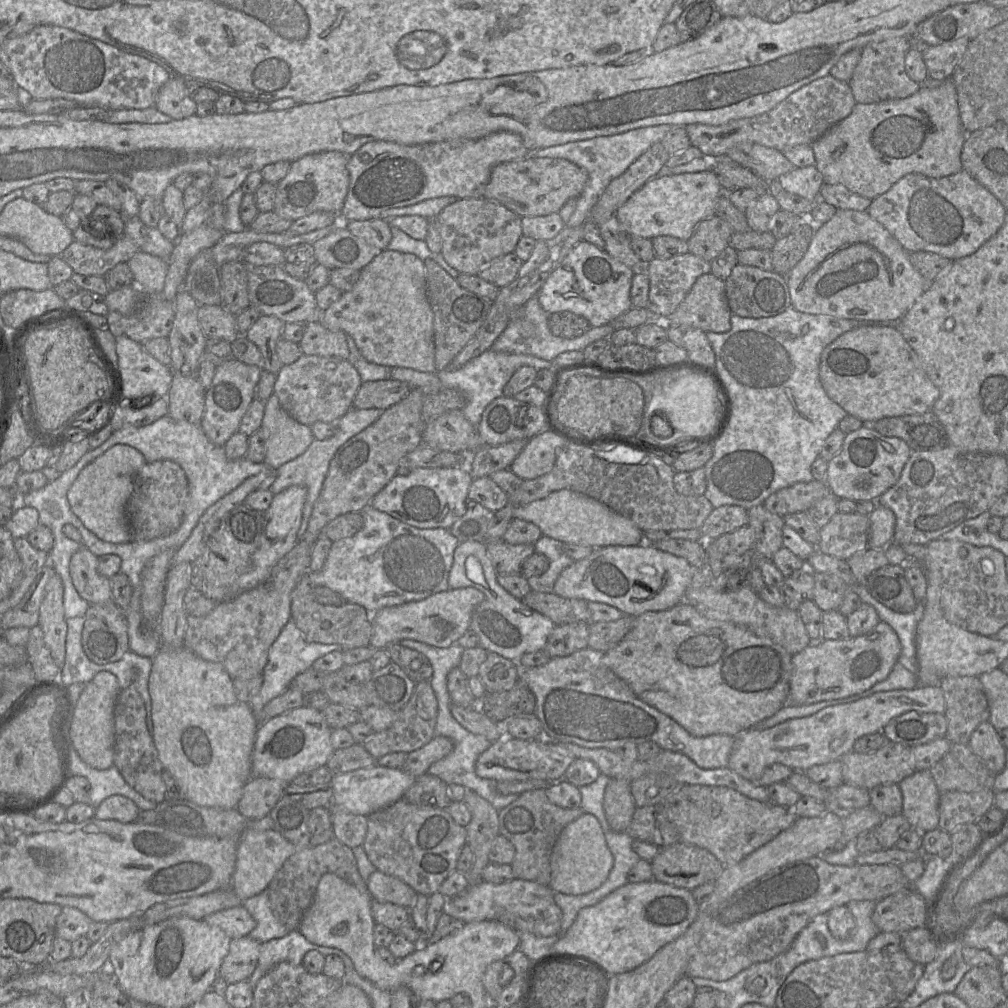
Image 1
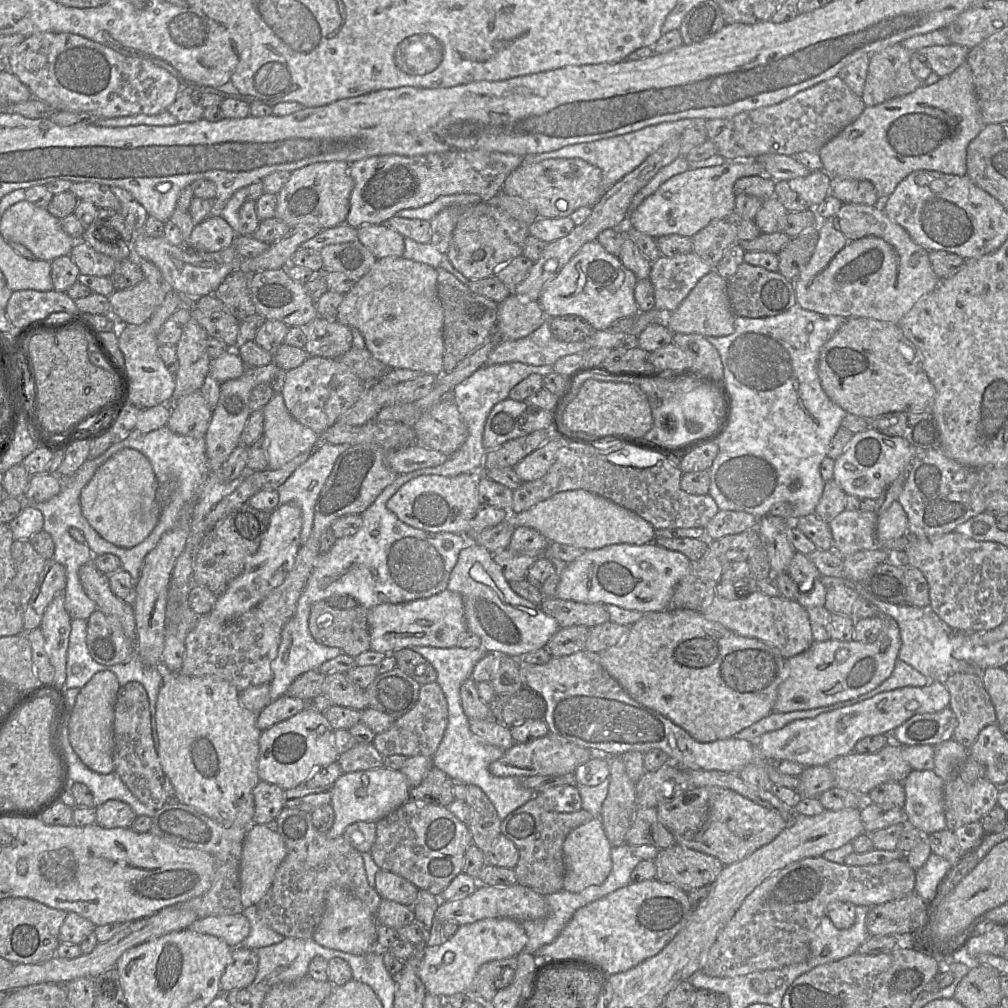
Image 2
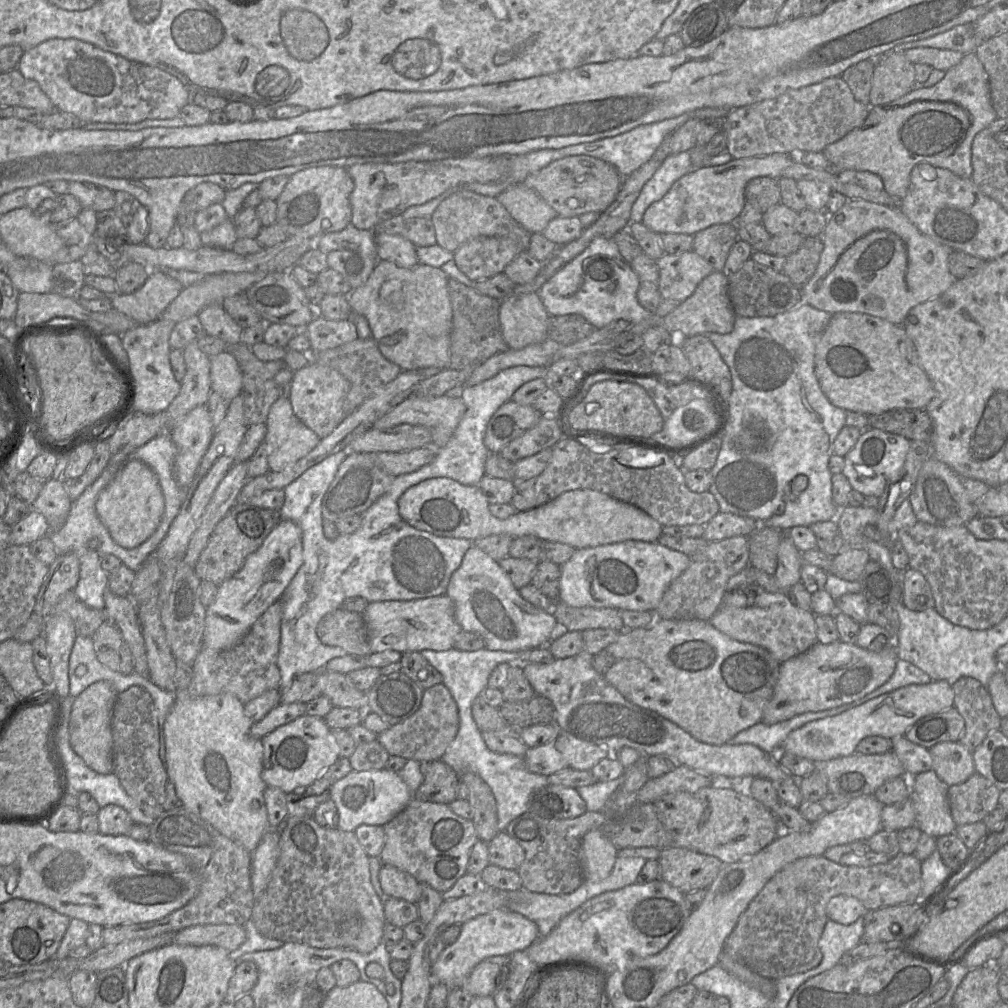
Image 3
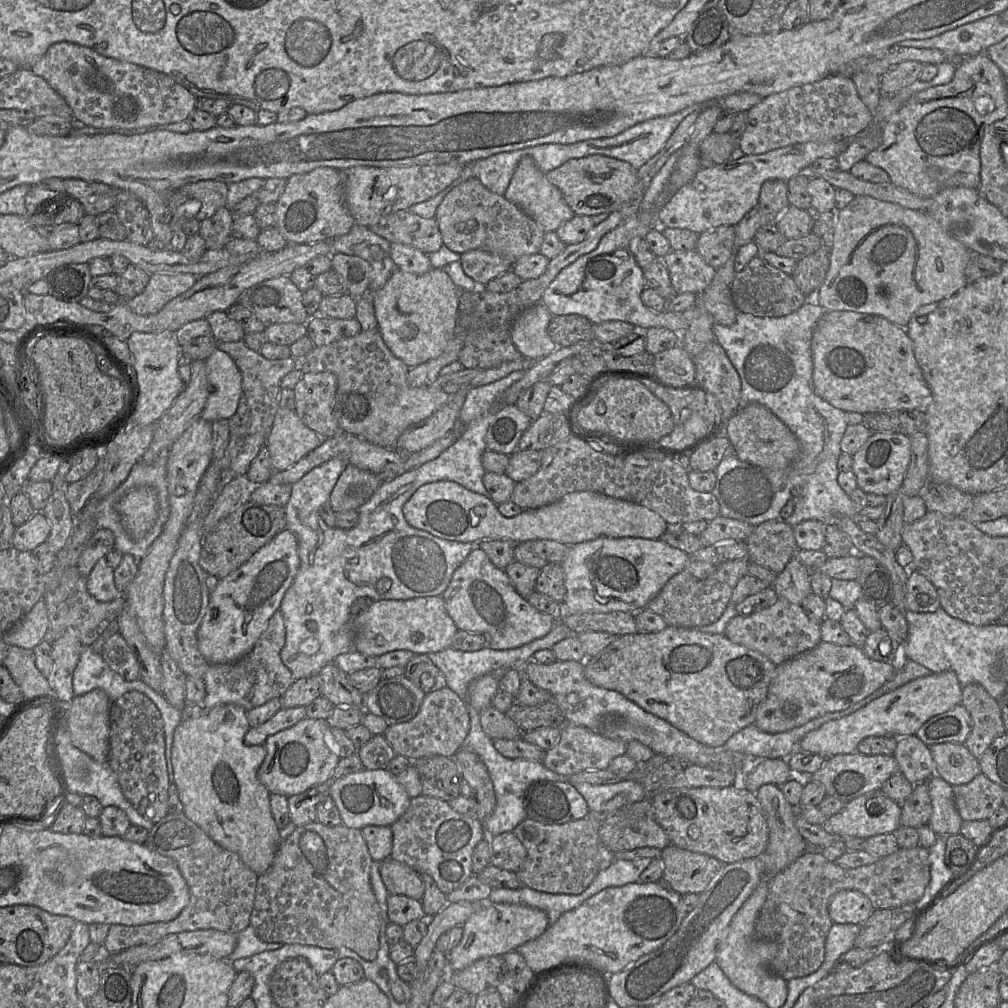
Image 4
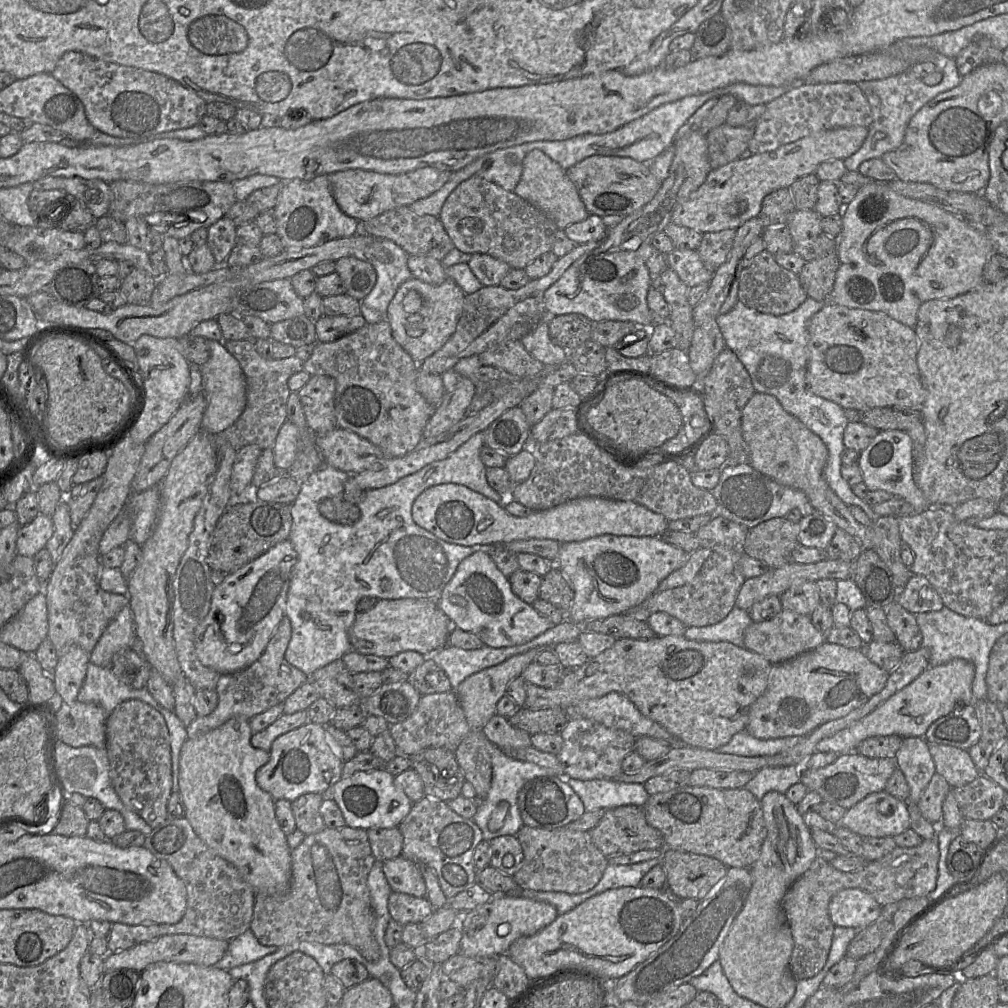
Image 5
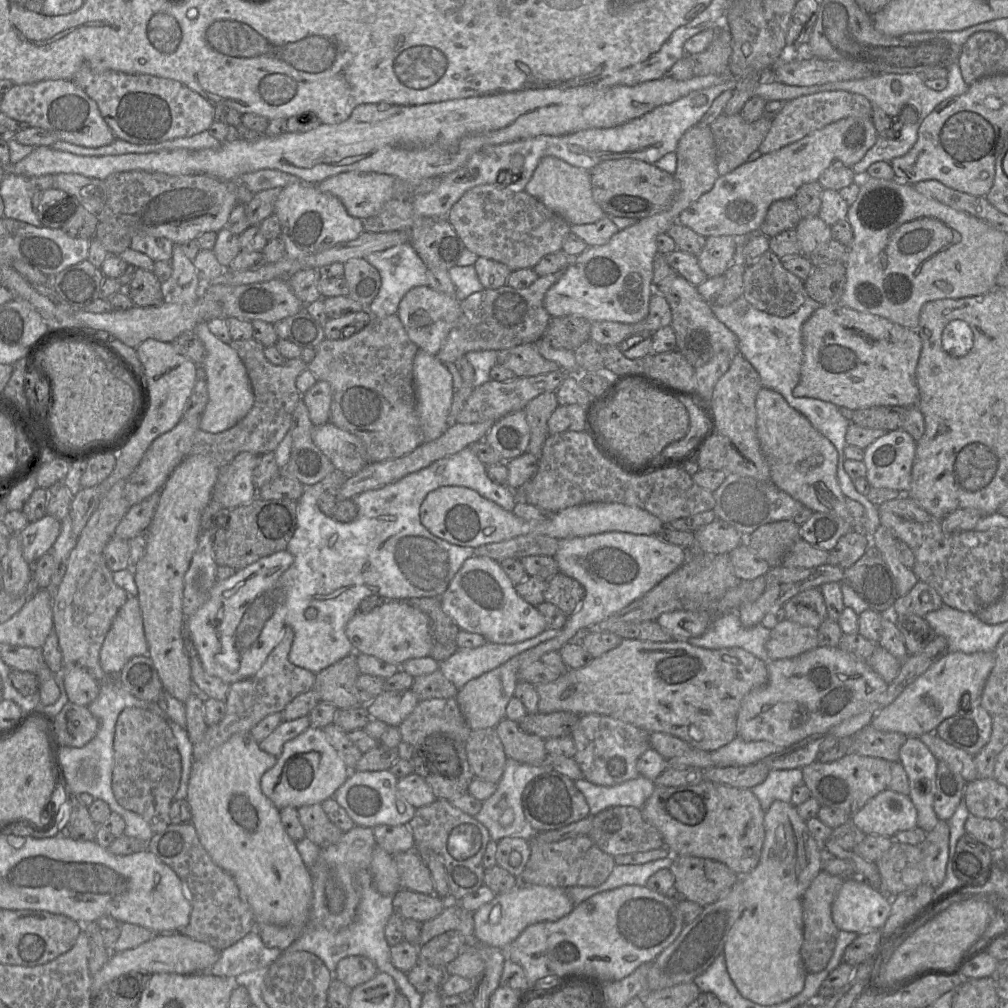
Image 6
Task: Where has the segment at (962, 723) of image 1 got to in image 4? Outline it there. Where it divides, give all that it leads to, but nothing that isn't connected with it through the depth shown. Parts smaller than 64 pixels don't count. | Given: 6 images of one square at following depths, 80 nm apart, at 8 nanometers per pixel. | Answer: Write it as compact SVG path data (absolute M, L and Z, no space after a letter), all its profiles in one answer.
M970 683L962 687L961 704L972 720L971 732L964 745L978 758L996 738L1005 734L1001 701L992 698L981 685Z

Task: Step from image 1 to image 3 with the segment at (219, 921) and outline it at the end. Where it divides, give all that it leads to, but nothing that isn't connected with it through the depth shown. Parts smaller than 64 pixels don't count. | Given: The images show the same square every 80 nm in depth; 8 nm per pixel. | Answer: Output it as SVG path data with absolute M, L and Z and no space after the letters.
M205 924L184 928L174 934L171 943L189 946L212 945L230 954L246 940L246 930L236 924Z

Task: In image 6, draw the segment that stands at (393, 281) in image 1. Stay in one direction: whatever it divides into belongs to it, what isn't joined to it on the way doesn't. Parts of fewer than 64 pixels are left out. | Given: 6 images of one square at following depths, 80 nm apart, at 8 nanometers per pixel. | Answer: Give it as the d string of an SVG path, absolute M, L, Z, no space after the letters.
M429 285L416 286L402 298L397 316L401 320L407 335L419 350L435 355L441 349L448 334L456 325L461 309L461 300L457 295L448 295L432 289Z

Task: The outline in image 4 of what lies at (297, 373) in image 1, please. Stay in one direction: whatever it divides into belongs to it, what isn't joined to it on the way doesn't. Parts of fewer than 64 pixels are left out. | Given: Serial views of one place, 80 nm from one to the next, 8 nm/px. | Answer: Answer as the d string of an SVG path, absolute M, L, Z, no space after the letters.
M331 372L303 373L293 388L295 412L321 438L332 437L340 428L335 416L337 377Z

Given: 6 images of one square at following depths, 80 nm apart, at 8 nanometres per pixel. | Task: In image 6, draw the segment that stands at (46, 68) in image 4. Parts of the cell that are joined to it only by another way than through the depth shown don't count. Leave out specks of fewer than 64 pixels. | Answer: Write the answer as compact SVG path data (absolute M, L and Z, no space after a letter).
M83 65L72 81L97 103L116 139L134 144L158 144L207 131L214 121L214 106L177 80L149 74L96 72Z

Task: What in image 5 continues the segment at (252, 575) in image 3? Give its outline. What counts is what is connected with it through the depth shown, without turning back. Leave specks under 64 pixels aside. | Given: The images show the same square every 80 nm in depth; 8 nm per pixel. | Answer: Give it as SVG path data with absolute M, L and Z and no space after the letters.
M286 539L243 567L227 574L223 582L215 586L210 609L195 629L195 647L203 665L220 674L233 673L248 667L262 655L279 622L285 616L291 572L296 561L297 552L291 541Z

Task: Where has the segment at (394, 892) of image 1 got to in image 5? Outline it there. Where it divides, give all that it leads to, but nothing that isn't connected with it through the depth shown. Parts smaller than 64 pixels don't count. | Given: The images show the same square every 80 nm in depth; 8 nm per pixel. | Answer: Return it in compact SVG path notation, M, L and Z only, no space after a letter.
M402 855L382 862L382 871L394 892L426 896L426 885L417 863Z

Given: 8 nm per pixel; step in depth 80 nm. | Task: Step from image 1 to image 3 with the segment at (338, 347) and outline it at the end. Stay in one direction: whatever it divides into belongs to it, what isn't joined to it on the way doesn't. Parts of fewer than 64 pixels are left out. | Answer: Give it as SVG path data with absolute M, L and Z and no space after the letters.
M318 314L305 327L305 332L312 353L332 349L358 338L356 326L351 318L329 320Z

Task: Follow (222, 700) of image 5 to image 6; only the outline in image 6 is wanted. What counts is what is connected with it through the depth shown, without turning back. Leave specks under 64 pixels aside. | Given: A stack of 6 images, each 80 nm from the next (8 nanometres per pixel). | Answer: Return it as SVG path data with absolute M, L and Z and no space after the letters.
M285 625L284 634L278 645L271 651L262 667L253 676L229 685L226 712L221 721L210 725L203 739L193 746L193 759L199 761L232 735L250 732L266 716L283 712L285 707L298 695L314 688L316 674L289 661L289 652L294 640L294 630Z

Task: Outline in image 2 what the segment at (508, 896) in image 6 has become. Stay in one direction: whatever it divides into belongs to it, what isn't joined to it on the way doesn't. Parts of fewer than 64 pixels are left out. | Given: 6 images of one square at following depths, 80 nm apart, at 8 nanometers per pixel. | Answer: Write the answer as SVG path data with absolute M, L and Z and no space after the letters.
M487 918L471 924L459 926L456 934L439 946L424 947L424 957L419 970L419 977L427 993L447 998L456 993L472 994L473 980L479 968L490 961L517 957L525 950L528 936L523 925L511 918Z

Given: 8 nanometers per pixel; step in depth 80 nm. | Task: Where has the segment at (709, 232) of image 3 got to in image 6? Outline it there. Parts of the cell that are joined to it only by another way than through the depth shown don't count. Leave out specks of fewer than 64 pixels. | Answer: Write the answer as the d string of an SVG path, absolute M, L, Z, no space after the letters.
M734 236L706 238L705 246L697 258L708 278L724 275L733 260L736 245L737 238Z

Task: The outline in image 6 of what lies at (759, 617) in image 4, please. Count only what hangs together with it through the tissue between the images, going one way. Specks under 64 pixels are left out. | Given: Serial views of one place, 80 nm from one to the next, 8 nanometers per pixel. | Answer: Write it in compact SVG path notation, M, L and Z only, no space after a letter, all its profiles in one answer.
M785 619L770 631L766 643L769 661L792 658L819 646L818 630Z

